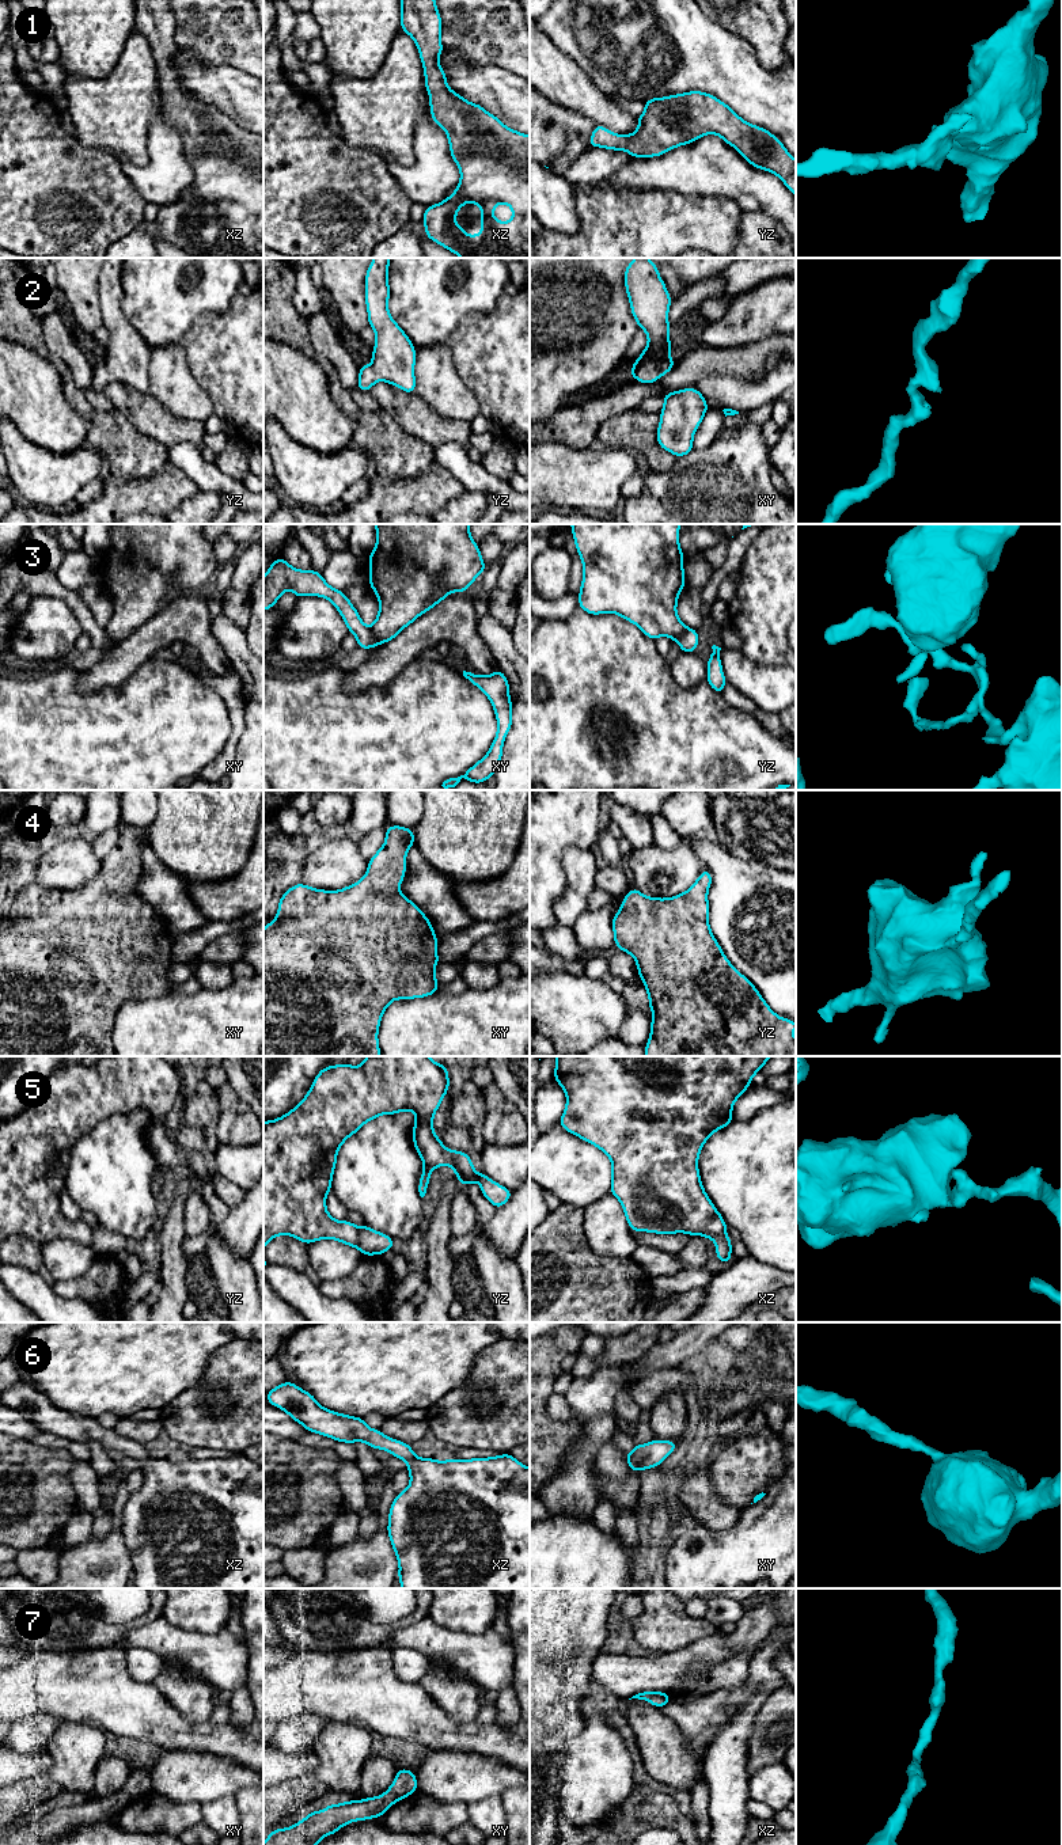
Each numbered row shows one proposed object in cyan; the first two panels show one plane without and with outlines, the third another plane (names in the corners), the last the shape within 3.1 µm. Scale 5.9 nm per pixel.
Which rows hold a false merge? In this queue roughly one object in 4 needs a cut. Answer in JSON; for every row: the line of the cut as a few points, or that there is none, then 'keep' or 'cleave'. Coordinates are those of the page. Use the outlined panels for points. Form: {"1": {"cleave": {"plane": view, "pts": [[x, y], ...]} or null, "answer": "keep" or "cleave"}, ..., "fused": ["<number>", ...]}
{"1": {"cleave": null, "answer": "keep"}, "2": {"cleave": null, "answer": "keep"}, "3": {"cleave": {"plane": "xy", "pts": [[370, 629], [380, 642]]}, "answer": "cleave"}, "4": {"cleave": null, "answer": "keep"}, "5": {"cleave": null, "answer": "keep"}, "6": {"cleave": null, "answer": "keep"}, "7": {"cleave": null, "answer": "keep"}, "fused": ["3"]}

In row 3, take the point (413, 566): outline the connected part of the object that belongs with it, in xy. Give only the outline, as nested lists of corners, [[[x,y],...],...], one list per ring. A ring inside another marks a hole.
[[[375,524],[375,528],[376,546],[367,558],[371,566],[368,584],[379,599],[379,614],[371,630],[380,644],[395,638],[451,592],[466,592],[486,569],[478,543],[470,536],[470,524]]]

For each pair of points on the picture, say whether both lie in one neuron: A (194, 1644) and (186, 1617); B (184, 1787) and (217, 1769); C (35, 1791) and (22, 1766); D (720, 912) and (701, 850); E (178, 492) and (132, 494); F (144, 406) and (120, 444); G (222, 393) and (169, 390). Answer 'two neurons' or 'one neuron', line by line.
A: two neurons
B: one neuron
C: two neurons
D: one neuron
E: one neuron
F: two neurons
G: two neurons

